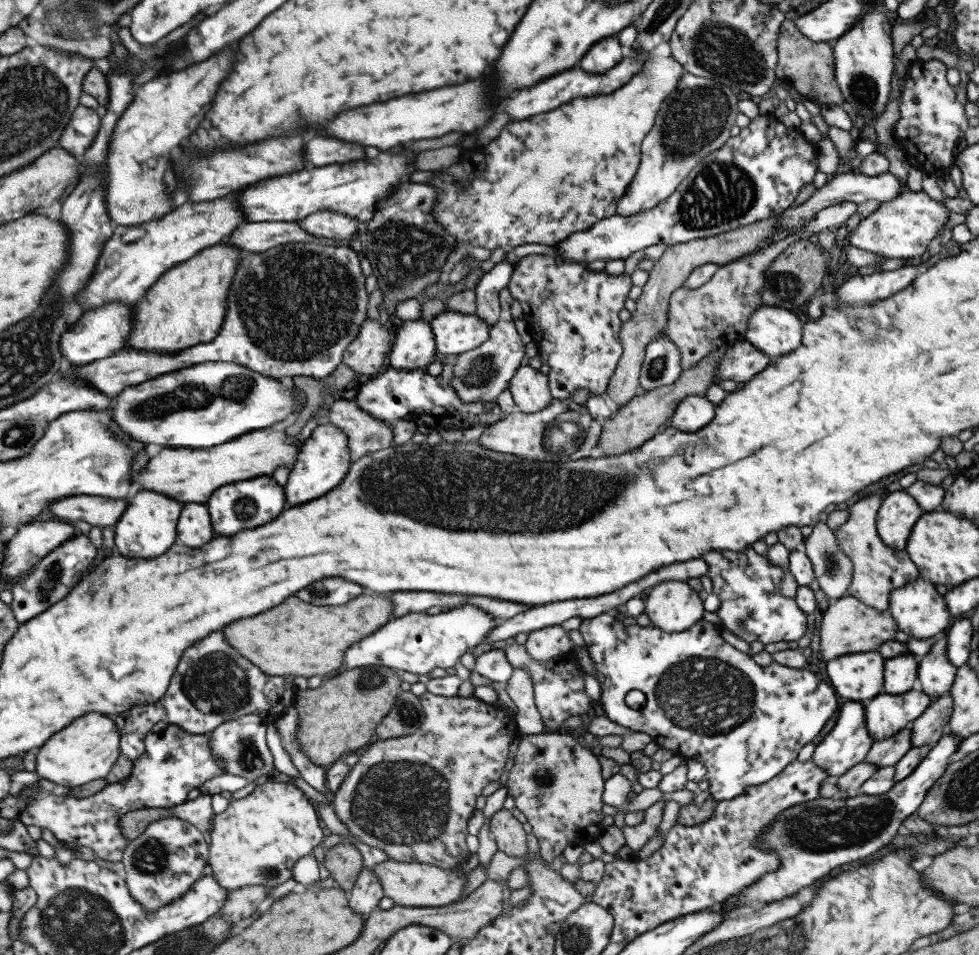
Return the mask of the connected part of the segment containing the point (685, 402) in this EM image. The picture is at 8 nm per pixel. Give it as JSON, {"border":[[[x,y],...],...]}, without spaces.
{"border":[[[692,394],[684,398],[671,416],[671,426],[680,432],[696,432],[704,428],[716,414],[716,406],[706,396]]]}

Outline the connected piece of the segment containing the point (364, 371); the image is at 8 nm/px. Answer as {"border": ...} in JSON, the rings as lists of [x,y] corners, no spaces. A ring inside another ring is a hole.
{"border":[[[367,318],[362,323],[356,338],[346,347],[343,363],[351,367],[363,380],[373,378],[387,366],[386,359],[392,347],[393,342],[390,341],[388,328],[382,325],[379,320],[372,321],[372,319]]]}

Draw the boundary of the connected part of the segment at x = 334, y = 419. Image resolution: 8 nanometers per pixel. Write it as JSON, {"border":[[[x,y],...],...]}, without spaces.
{"border":[[[339,399],[330,405],[330,414],[324,421],[346,433],[352,460],[393,445],[394,436],[388,422],[369,415],[353,400]]]}

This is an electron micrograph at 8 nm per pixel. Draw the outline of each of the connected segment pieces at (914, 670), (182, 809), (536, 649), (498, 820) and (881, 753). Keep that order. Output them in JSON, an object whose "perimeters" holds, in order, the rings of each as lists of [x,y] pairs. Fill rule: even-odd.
{"perimeters":[[[[912,653],[884,661],[884,693],[899,695],[914,688],[918,679],[919,659]]],[[[200,794],[193,800],[187,800],[182,804],[170,808],[172,817],[179,817],[193,824],[200,832],[205,834],[210,831],[214,818],[212,811],[211,795]]],[[[560,625],[528,633],[528,639],[523,646],[537,662],[548,662],[552,657],[567,653],[574,648],[569,632]]],[[[502,808],[494,813],[489,820],[489,831],[494,834],[497,850],[514,857],[524,857],[528,853],[527,834],[510,810]]],[[[909,726],[886,740],[875,740],[864,761],[875,764],[877,768],[895,766],[912,749],[912,731]]]]}

